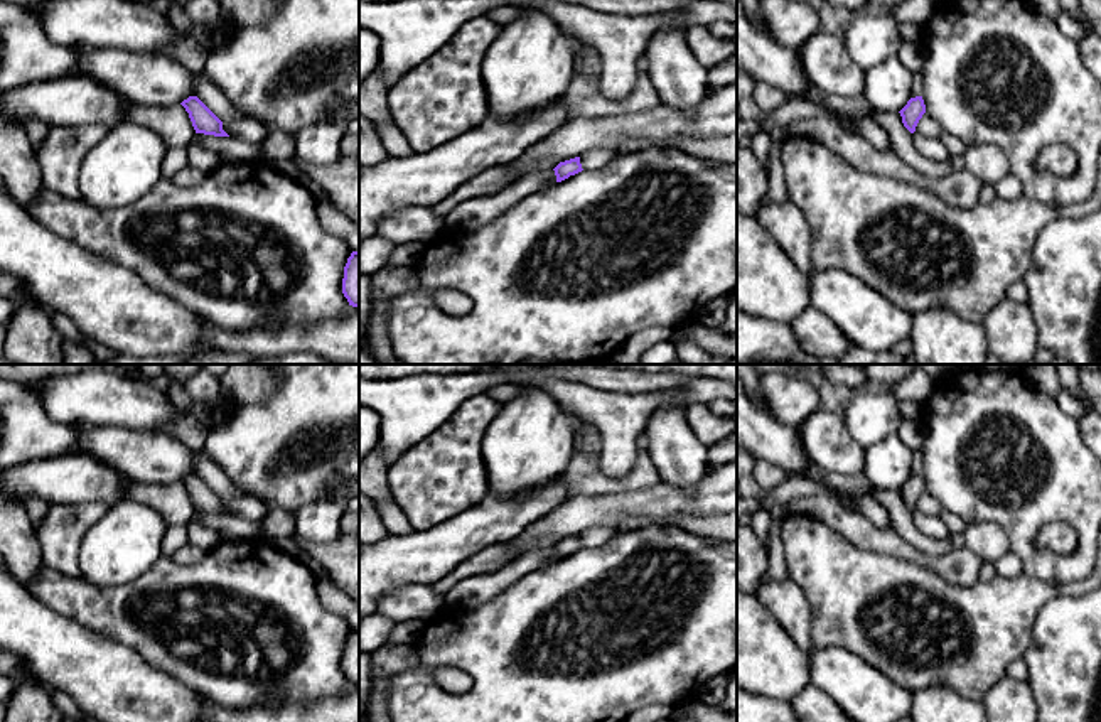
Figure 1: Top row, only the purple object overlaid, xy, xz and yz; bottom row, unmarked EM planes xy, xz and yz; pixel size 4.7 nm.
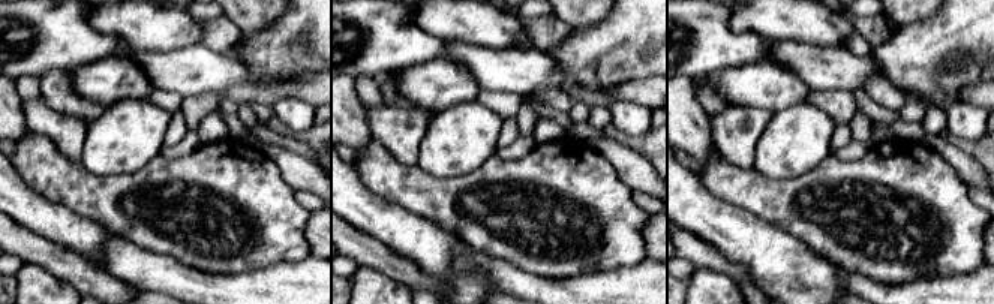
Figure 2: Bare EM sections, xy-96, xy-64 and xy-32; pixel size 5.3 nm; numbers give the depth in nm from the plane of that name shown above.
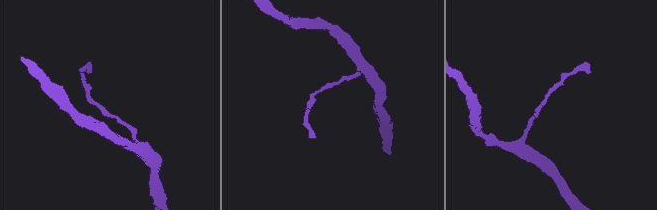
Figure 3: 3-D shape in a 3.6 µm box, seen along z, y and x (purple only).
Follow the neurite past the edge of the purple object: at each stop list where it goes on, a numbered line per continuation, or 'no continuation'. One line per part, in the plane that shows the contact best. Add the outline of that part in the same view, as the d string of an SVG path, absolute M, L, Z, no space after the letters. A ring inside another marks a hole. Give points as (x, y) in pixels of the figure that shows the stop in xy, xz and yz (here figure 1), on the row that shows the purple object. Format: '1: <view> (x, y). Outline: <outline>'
no continuation

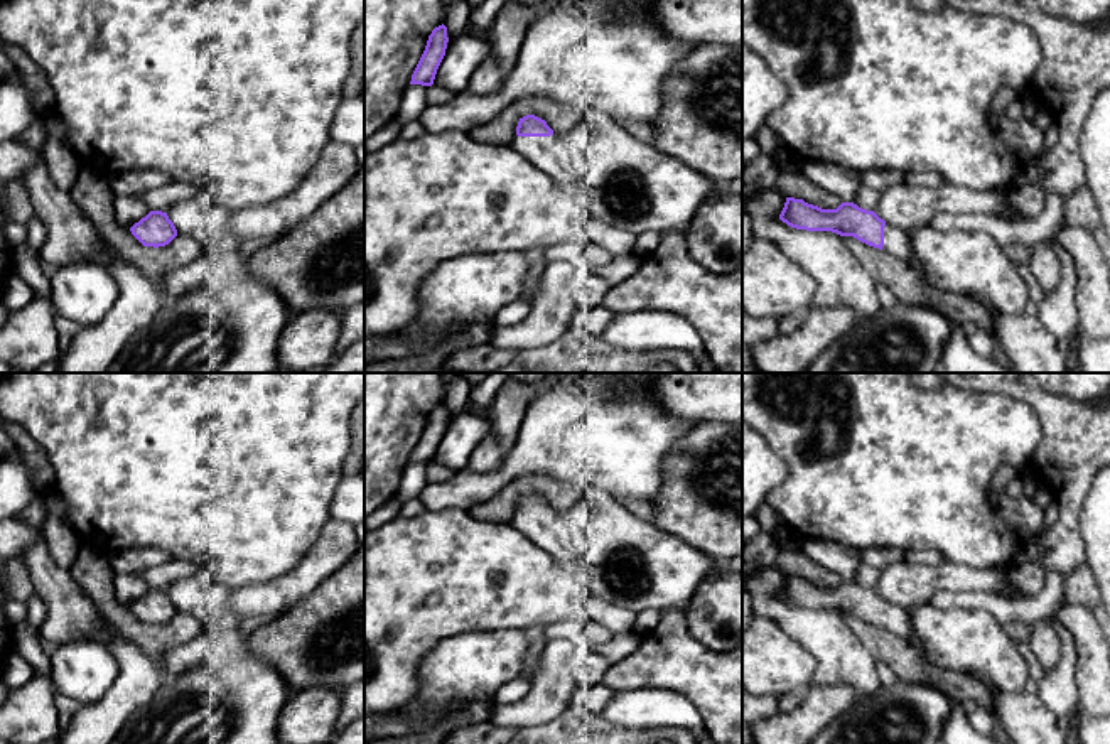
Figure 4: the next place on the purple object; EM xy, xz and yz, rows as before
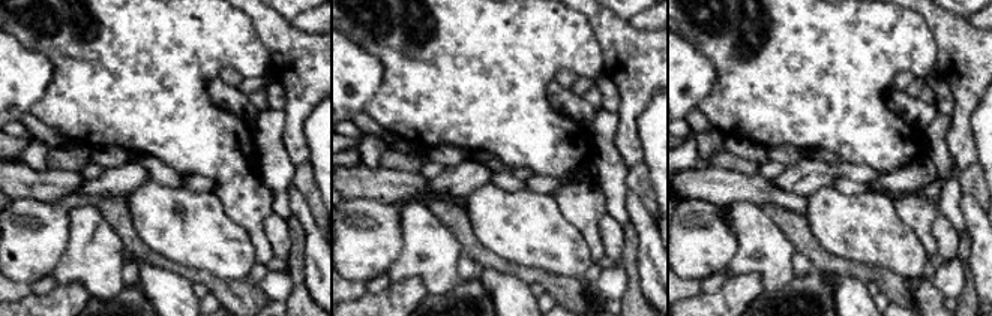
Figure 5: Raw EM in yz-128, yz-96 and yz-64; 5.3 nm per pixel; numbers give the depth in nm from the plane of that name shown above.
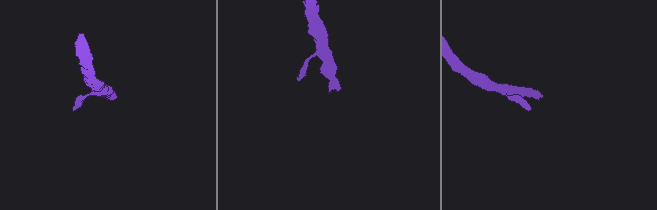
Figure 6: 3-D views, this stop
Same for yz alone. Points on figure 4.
1: yz (896, 242). Outline: M886 223L882 250L903 260L916 273L921 272L921 263L913 253L908 231Z

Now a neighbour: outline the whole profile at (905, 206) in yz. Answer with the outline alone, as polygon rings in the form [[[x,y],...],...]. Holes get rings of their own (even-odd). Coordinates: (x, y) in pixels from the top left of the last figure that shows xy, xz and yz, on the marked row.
[[[903,182],[879,194],[874,213],[904,231],[931,224],[933,216],[938,213],[989,214],[1000,219],[1016,219],[1005,209],[1007,191],[972,191],[953,184],[921,187]]]

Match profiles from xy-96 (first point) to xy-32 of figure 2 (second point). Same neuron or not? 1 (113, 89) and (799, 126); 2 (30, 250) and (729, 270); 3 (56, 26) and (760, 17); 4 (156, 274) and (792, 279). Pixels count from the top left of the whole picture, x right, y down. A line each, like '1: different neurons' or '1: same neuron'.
1: different neurons
2: same neuron
3: different neurons
4: different neurons

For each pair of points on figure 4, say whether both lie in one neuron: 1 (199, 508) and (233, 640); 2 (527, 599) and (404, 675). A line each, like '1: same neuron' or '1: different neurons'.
1: different neurons
2: same neuron

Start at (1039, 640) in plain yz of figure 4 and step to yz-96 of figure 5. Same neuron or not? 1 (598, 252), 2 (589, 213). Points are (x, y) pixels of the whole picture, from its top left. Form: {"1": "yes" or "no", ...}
{"1": "no", "2": "no"}

